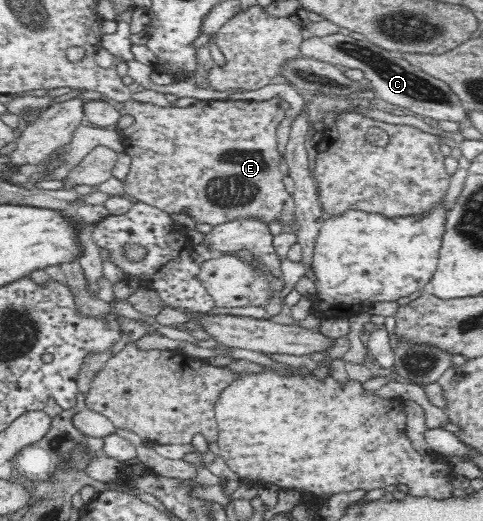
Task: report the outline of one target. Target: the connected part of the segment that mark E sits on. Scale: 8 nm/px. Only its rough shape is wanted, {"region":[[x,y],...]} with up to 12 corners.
{"region":[[281,99],[125,101],[125,193],[218,226],[295,219]]}

